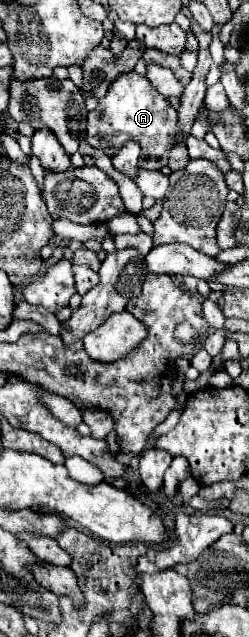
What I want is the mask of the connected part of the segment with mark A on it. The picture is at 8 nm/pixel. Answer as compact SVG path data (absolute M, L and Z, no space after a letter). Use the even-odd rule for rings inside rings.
M128 72L120 74L108 88L98 108L88 112L86 140L110 158L114 158L126 142L134 140L140 144L138 166L144 170L162 170L168 164L168 152L174 146L176 124L176 110L166 102L162 94L158 94L158 90L154 90L150 80L136 72Z

